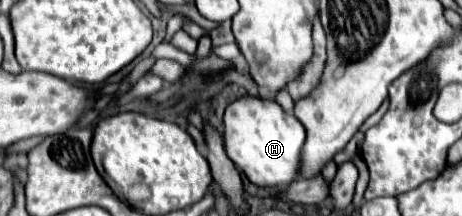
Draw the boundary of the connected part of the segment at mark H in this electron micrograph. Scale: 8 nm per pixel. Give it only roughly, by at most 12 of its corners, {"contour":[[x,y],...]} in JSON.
{"contour":[[279,103],[225,109],[225,151],[253,185],[301,179],[305,127]]}

